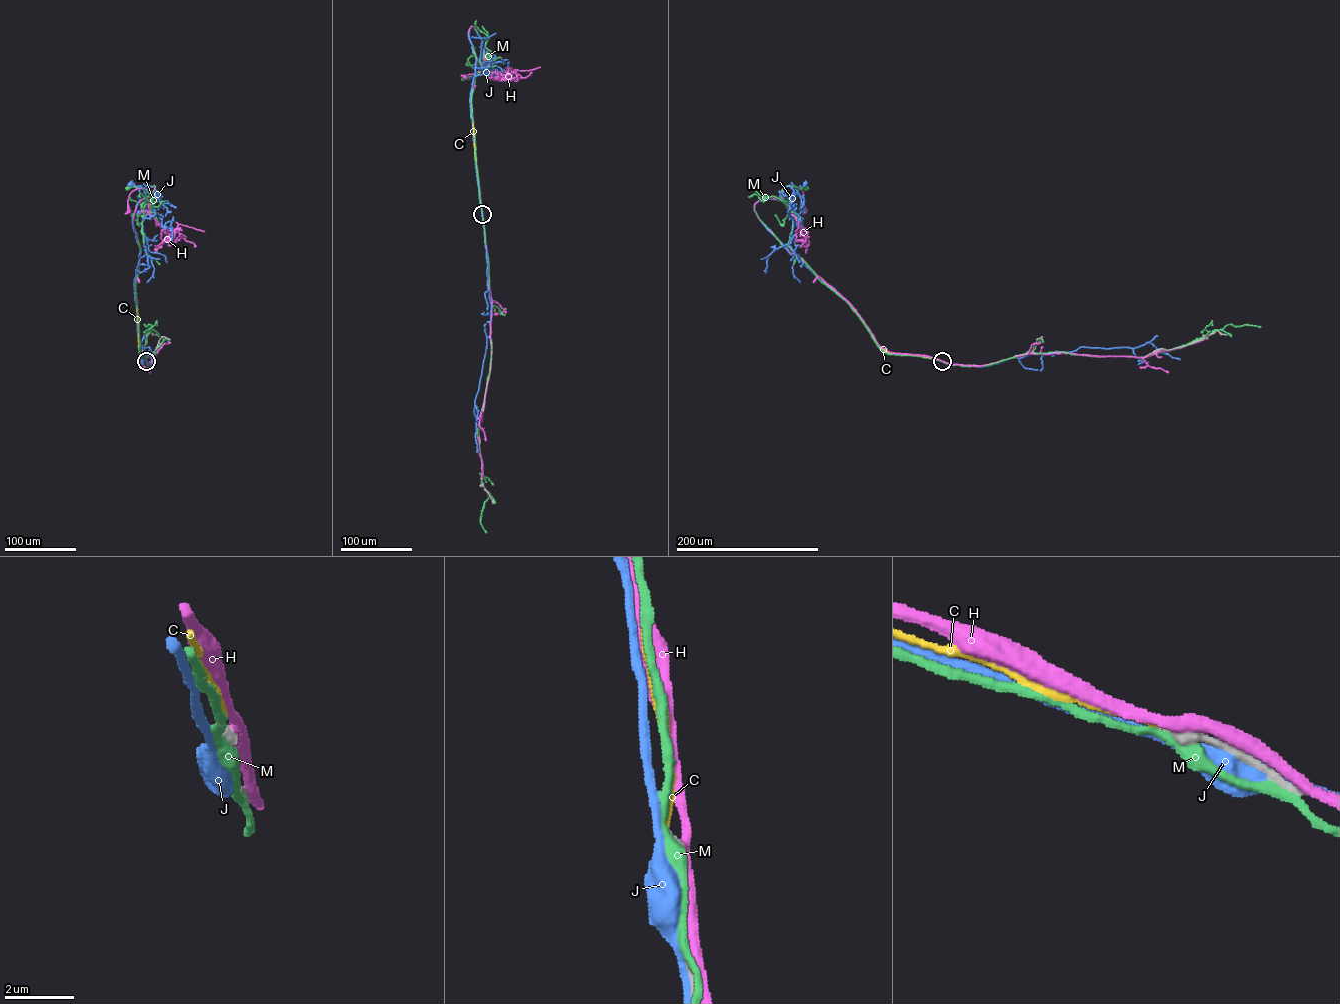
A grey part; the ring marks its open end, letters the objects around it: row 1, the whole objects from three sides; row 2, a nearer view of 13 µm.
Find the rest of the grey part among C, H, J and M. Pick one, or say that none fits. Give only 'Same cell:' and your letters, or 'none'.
Same cell: C

